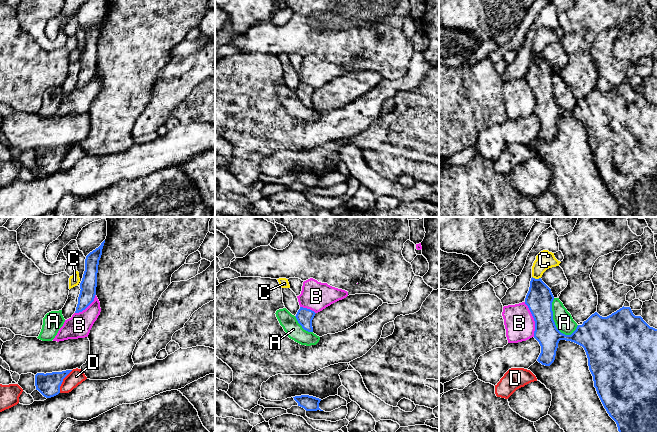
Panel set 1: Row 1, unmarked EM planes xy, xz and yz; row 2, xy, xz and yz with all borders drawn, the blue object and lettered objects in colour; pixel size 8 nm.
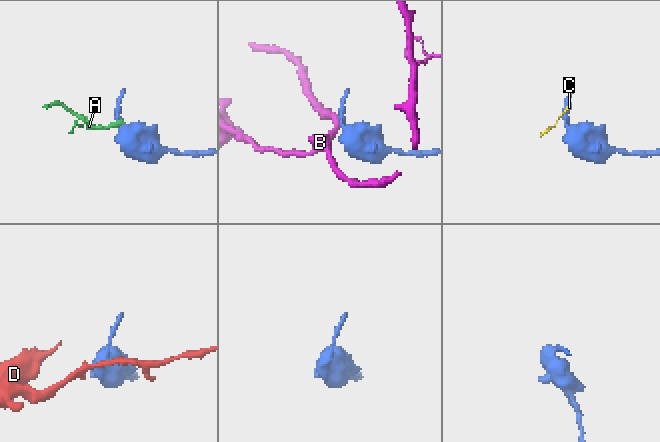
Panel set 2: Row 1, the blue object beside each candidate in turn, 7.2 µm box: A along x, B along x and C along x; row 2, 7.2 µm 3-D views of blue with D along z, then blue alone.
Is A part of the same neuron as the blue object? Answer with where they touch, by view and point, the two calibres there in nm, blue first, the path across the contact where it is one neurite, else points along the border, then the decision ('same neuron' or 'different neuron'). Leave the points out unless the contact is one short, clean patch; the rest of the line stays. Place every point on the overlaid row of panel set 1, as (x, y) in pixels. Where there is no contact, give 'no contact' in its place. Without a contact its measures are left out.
meets blue in yz at (553, 320); 220 nm thick on the blue side, 150 nm on the other; different neuron

